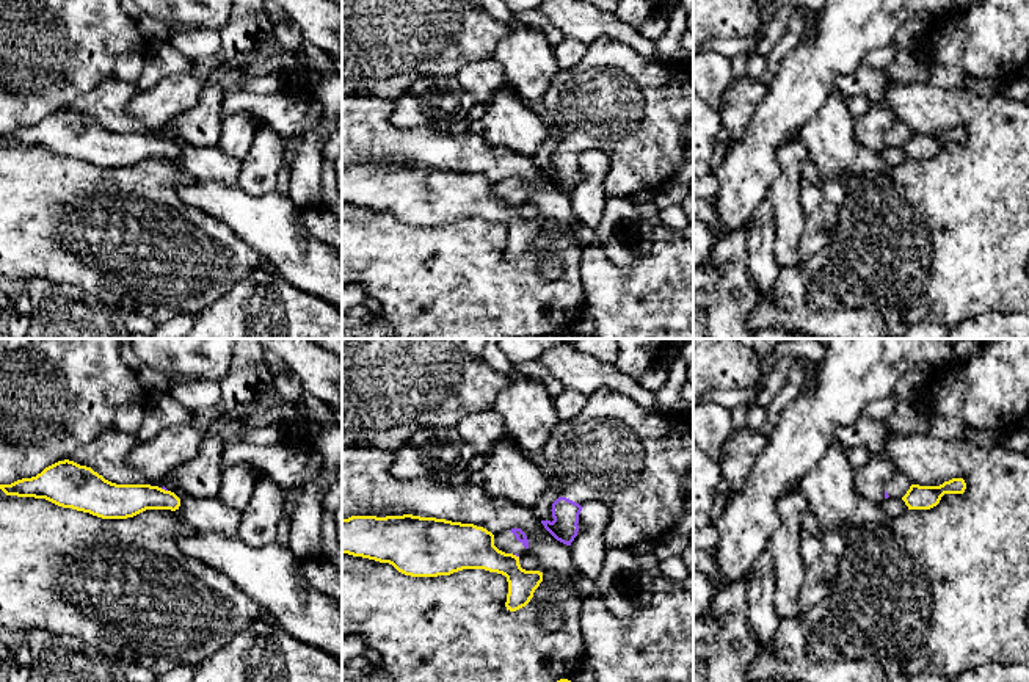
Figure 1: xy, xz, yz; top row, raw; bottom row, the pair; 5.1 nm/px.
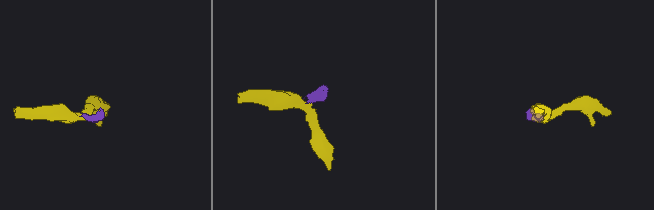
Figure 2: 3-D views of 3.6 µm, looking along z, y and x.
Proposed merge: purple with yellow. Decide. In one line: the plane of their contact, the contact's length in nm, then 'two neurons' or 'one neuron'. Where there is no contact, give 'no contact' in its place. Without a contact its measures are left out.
xy | 40 nm | two neurons

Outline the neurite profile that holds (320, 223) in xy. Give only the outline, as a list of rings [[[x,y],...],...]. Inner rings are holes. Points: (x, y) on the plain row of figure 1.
[[[325,205],[303,209],[306,232],[315,240],[333,248],[342,257],[342,218]]]

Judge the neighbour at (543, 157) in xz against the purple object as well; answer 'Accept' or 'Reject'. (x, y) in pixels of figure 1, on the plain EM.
Reject

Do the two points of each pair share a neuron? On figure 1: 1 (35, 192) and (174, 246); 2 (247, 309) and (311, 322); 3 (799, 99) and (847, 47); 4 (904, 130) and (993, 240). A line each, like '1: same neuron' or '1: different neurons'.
1: same neuron
2: same neuron
3: same neuron
4: different neurons

